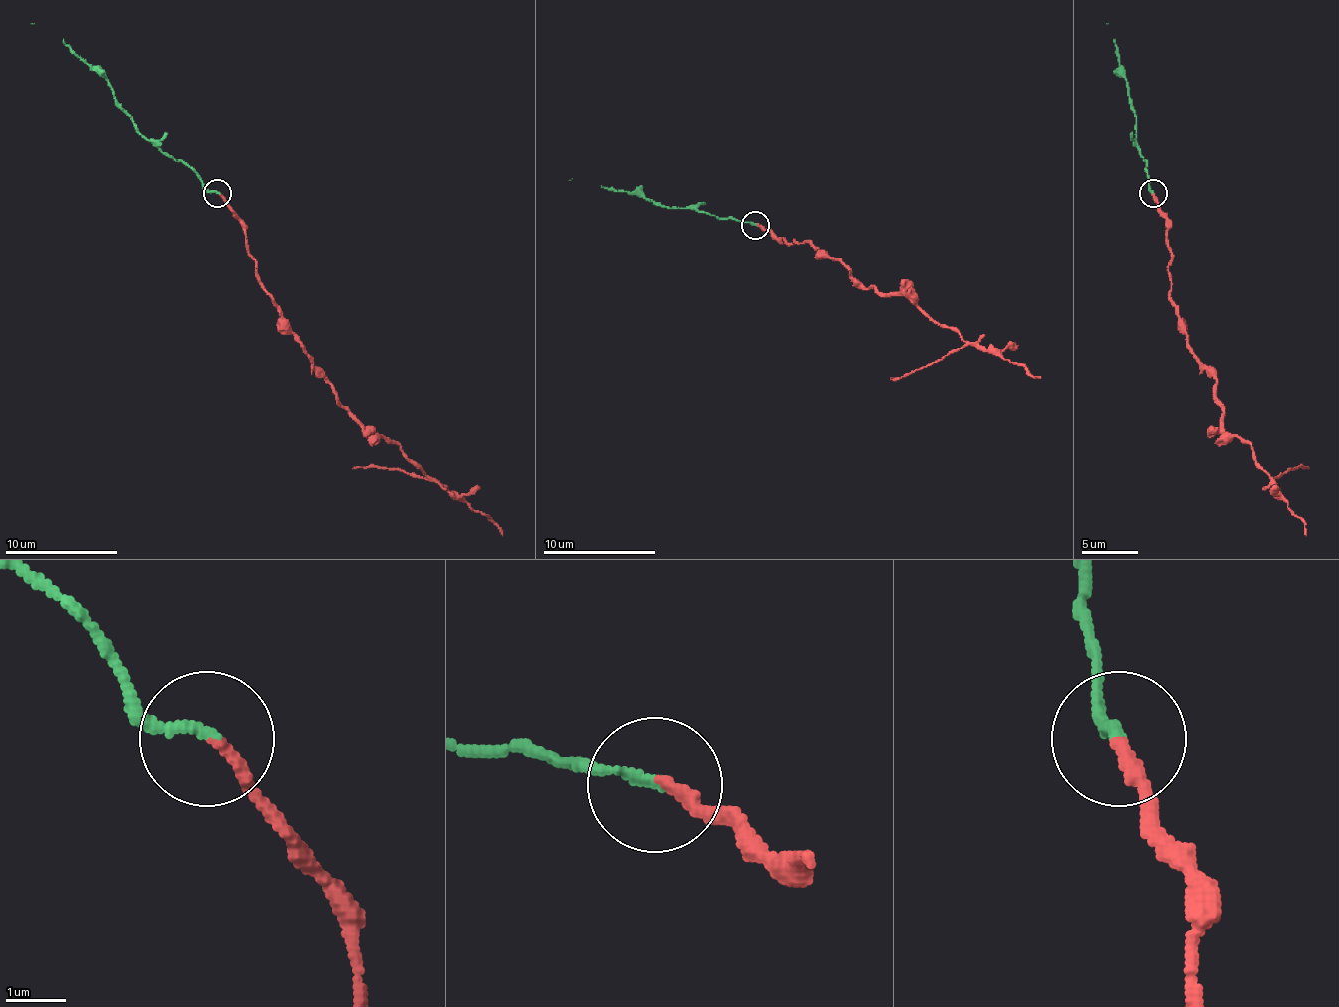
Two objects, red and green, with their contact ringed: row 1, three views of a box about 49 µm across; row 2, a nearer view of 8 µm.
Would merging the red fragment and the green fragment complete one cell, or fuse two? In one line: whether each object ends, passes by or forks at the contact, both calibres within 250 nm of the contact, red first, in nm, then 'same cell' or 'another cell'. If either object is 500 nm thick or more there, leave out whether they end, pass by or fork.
red ends | green ends | 200/180 nm | another cell

